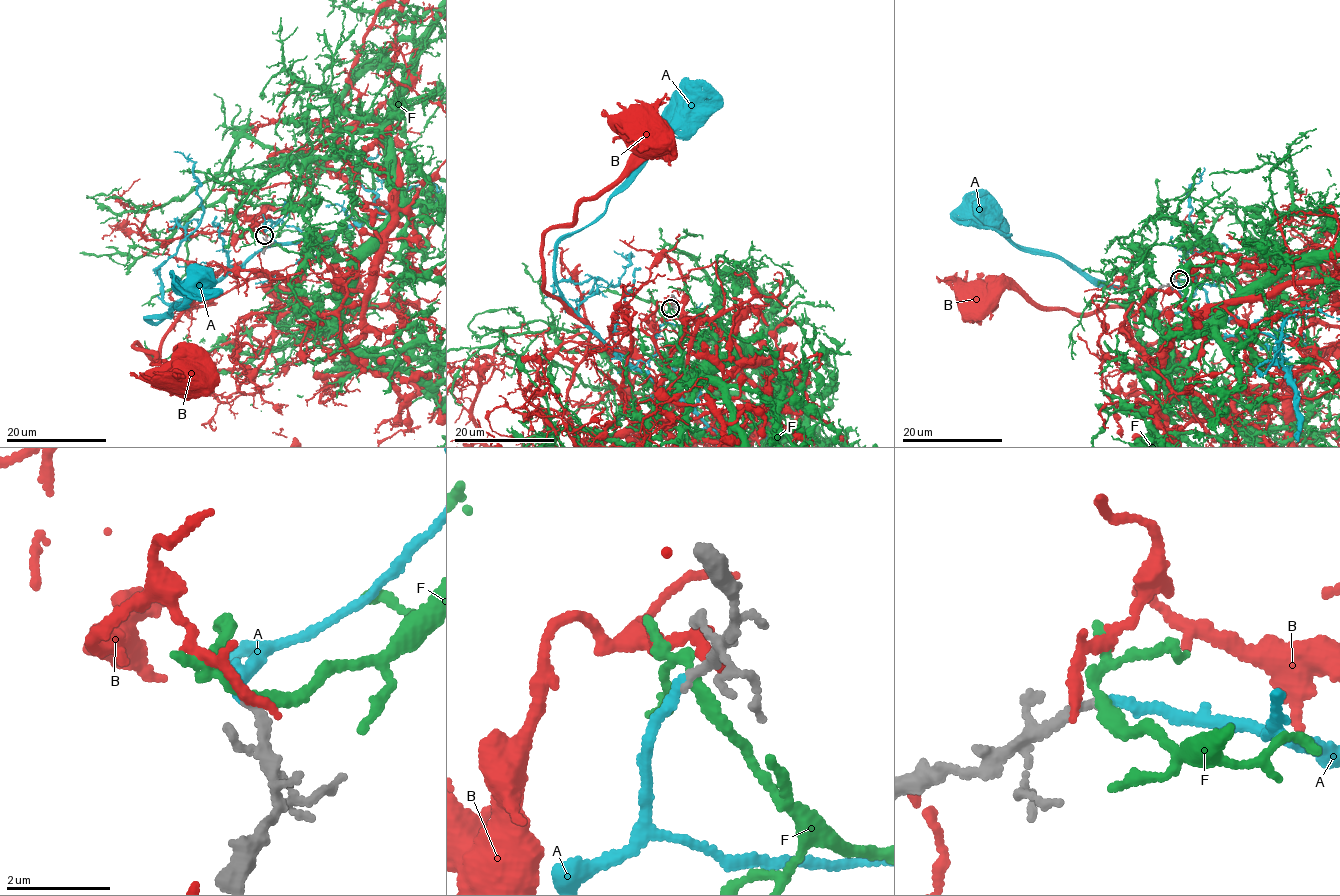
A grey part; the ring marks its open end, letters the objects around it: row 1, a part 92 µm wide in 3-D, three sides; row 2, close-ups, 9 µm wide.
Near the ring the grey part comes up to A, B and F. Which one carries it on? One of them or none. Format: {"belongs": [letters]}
{"belongs": ["A"]}

